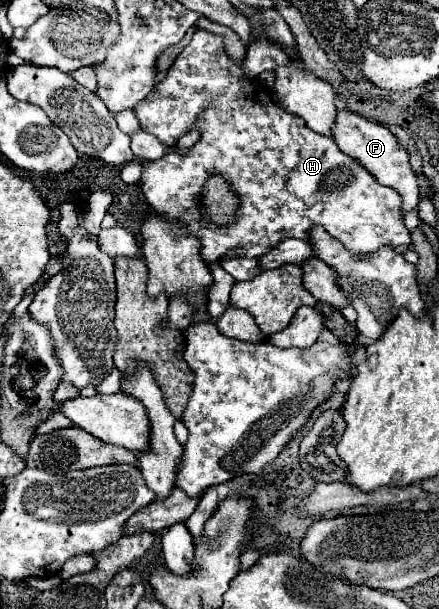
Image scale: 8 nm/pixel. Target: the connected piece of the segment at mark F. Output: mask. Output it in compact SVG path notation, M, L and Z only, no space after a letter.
M339 110L339 120L335 122L335 144L339 146L339 150L351 158L355 158L367 172L371 172L375 176L375 180L383 186L395 188L403 200L403 214L407 214L409 210L413 210L419 202L419 184L417 184L417 176L409 166L409 156L403 148L399 148L401 144L397 142L397 138L381 124L377 122L369 122L349 110Z

